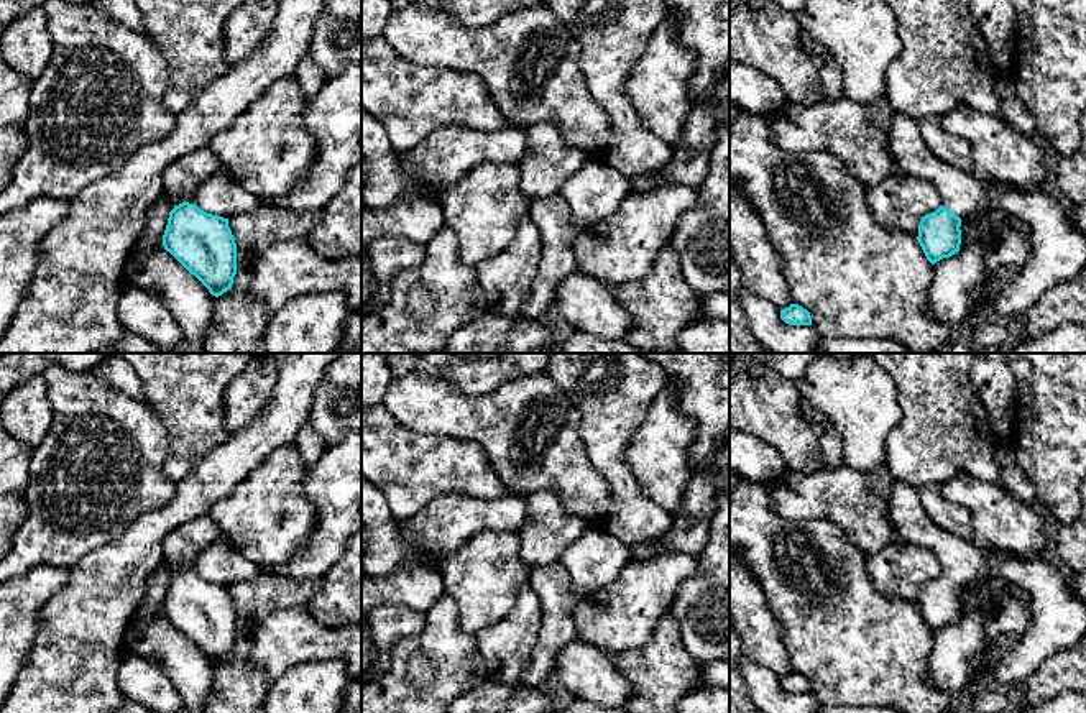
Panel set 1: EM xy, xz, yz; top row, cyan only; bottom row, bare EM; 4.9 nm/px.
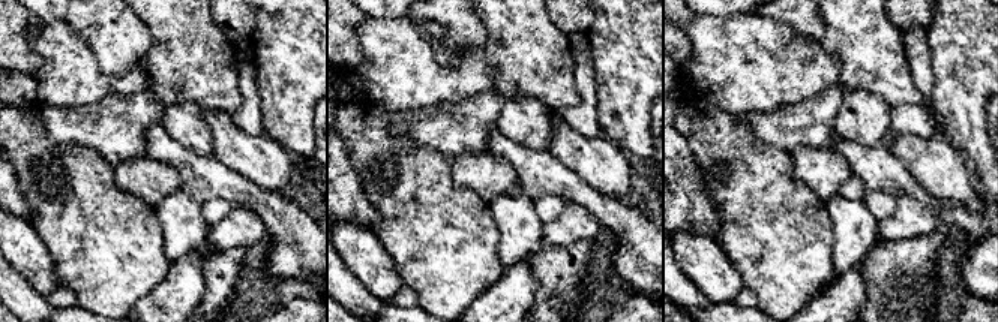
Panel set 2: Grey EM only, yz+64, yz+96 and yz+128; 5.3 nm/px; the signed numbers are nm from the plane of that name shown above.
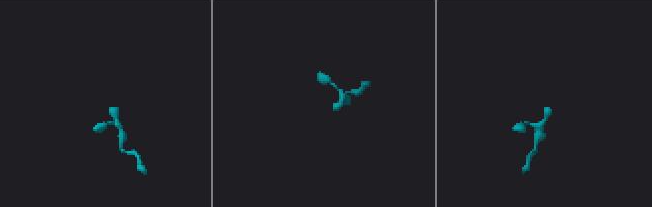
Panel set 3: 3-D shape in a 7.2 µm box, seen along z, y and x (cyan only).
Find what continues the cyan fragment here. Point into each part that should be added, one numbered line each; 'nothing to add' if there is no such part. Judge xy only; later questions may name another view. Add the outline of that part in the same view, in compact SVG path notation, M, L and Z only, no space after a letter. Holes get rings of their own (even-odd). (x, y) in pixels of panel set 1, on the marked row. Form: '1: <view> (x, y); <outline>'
1: xy (183, 178); M210 148L196 150L164 169L164 196L179 197L179 204L194 204L197 189L219 171L220 161Z

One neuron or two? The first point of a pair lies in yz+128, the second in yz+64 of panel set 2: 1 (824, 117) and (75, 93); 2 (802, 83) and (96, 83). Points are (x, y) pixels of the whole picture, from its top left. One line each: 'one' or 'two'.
1: two
2: one

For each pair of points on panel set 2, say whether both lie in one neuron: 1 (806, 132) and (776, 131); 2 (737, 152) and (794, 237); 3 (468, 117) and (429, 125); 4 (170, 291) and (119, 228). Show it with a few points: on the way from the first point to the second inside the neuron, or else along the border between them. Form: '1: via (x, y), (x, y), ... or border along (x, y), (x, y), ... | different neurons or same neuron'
1: via (799, 131), (784, 131) | same neuron
2: via (742, 172), (752, 183), (761, 204), (773, 216) | same neuron
3: via (459, 125), (438, 125) | same neuron
4: border along (171, 264), (167, 276), (135, 304) | different neurons

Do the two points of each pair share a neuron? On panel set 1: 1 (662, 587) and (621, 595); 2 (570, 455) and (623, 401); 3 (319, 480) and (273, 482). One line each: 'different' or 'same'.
1: same
2: different
3: different

